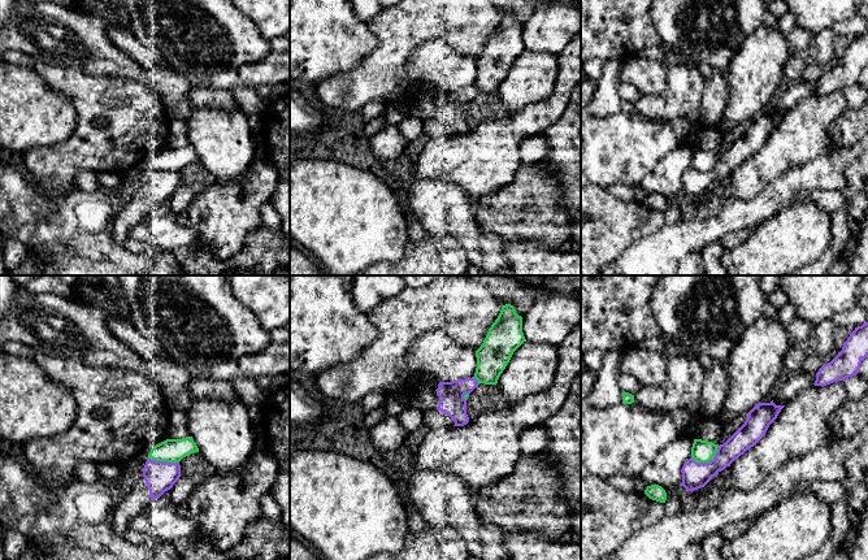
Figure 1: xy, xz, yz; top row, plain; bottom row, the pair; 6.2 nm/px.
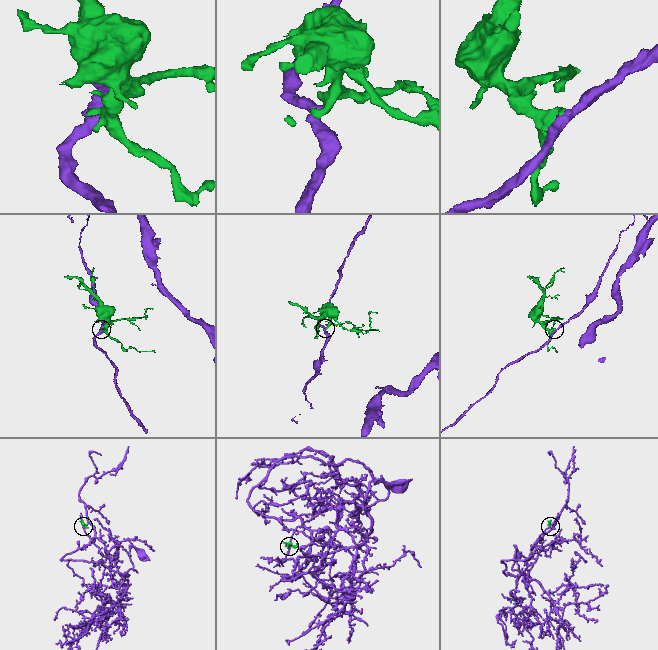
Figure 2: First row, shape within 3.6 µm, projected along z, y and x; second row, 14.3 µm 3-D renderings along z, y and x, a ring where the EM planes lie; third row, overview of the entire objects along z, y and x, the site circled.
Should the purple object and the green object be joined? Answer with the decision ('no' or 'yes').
no

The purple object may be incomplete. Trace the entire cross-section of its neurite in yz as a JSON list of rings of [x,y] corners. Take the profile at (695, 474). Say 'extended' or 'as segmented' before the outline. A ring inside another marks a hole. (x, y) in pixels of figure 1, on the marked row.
as segmented; [[[759,403],[750,412],[745,424],[724,443],[720,444],[715,457],[708,463],[696,463],[689,459],[682,469],[682,486],[687,491],[704,487],[712,477],[754,447],[767,433],[769,425],[777,418],[785,405]]]

